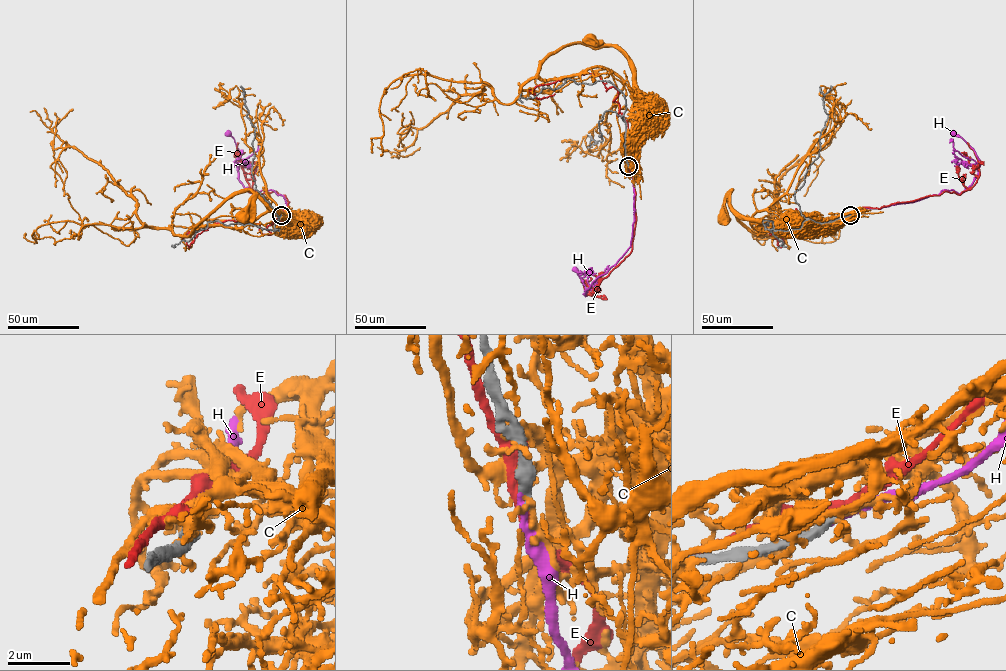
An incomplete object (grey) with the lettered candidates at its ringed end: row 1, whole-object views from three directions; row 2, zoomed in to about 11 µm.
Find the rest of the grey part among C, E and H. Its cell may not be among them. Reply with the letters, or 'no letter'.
H

